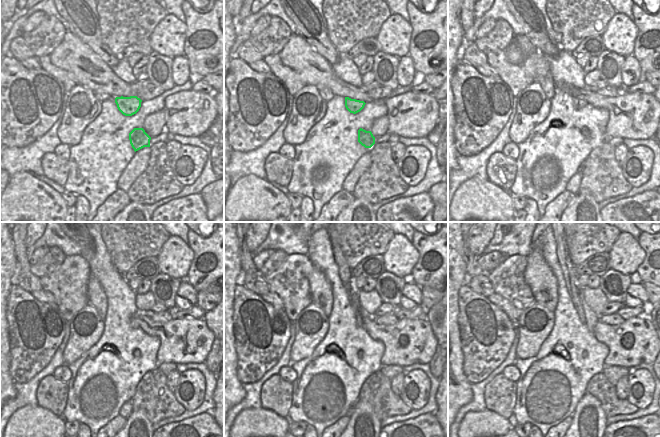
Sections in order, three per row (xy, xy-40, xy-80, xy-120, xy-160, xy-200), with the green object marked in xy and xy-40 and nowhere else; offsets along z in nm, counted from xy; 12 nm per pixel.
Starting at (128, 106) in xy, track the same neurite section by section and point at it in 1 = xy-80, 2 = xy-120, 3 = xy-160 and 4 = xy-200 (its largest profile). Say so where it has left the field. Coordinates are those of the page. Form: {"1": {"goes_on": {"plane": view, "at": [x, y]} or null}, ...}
{"1": {"goes_on": {"plane": "xy-80", "at": [578, 103]}}, "2": {"goes_on": {"plane": "xy-120", "at": [133, 324]}}, "3": {"goes_on": {"plane": "xy-160", "at": [344, 270]}}, "4": {"goes_on": {"plane": "xy-200", "at": [569, 270]}}}

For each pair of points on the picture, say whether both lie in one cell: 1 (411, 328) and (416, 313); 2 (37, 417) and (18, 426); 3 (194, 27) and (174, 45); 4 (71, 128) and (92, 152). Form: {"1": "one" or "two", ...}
{"1": "two", "2": "one", "3": "two", "4": "two"}

